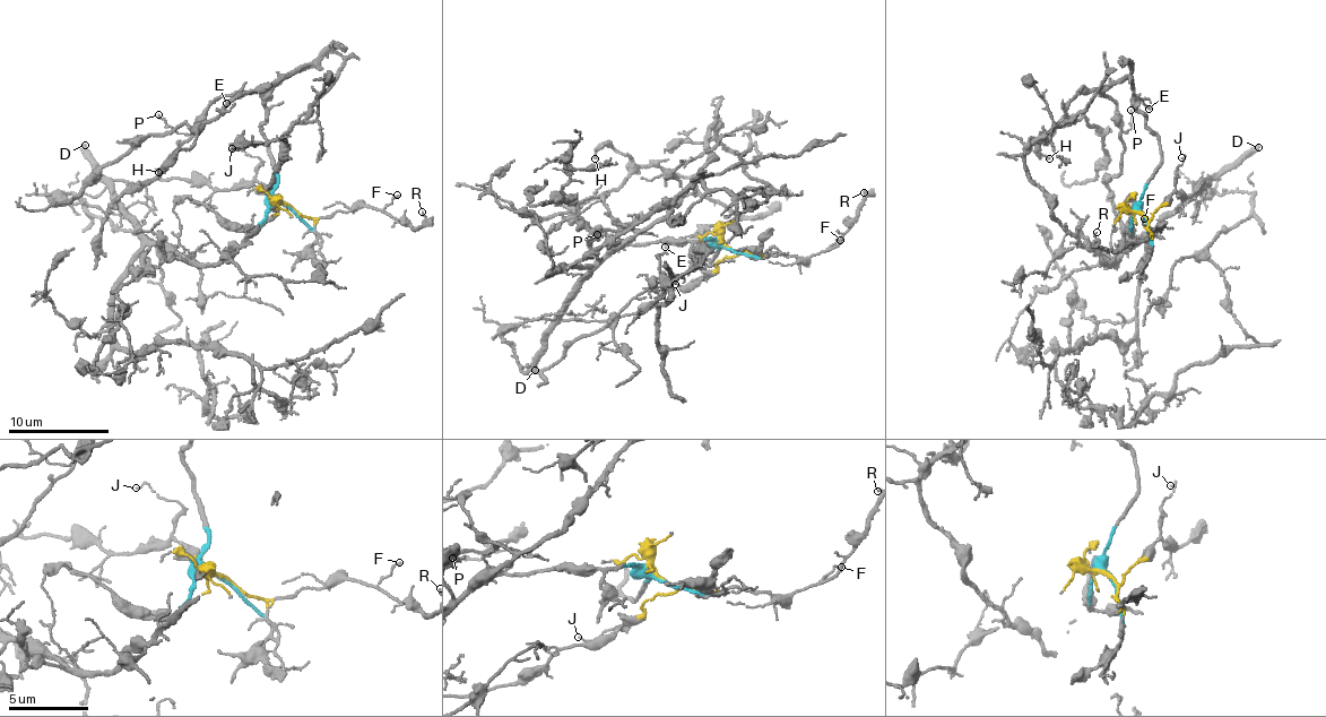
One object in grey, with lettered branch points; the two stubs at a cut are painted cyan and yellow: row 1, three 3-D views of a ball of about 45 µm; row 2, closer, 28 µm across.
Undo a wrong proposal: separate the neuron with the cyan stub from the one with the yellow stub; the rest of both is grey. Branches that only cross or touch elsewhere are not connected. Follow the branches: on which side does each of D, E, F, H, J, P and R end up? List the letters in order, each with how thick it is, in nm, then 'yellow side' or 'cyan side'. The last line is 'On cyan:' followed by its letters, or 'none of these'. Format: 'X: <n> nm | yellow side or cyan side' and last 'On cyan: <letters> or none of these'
D: 440 nm | yellow side
E: 120 nm | cyan side
F: 110 nm | yellow side
H: 160 nm | cyan side
J: 90 nm | yellow side
P: 130 nm | cyan side
R: 100 nm | yellow side
On cyan: E, H, P

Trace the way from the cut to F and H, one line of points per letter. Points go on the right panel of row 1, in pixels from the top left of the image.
F: (1143, 215), (1152, 234), (1156, 227), (1153, 231), (1142, 222), (1144, 217)
H: (1143, 215), (1161, 158), (1128, 80), (1076, 95), (1065, 122), (1038, 146), (1049, 158)

